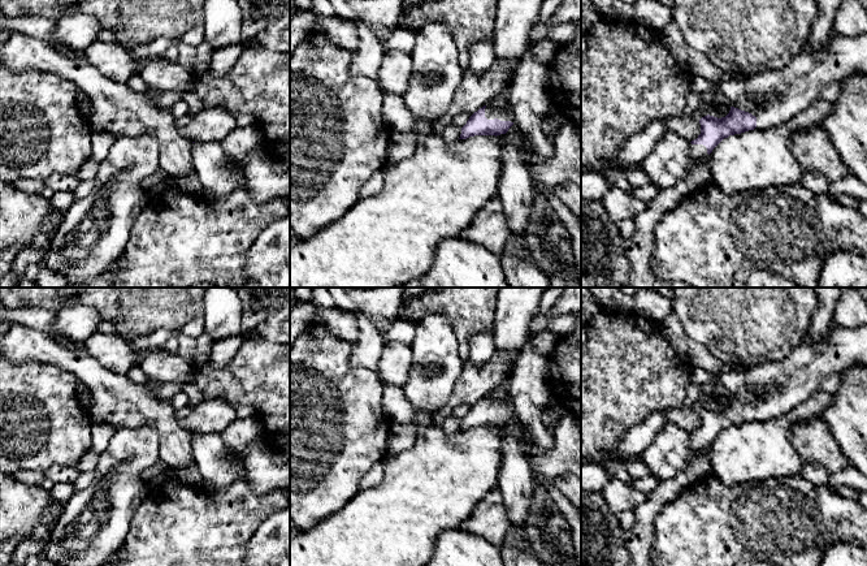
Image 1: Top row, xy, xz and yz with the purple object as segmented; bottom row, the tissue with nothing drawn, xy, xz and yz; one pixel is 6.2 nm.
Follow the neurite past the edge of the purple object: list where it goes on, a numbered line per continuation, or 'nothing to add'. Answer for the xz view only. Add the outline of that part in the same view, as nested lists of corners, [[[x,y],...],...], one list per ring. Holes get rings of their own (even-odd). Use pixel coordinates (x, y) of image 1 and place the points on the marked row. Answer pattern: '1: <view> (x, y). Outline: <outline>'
1: xz (502, 111). Outline: [[[503,100],[500,103],[489,101],[485,108],[485,117],[487,120],[498,118],[500,121],[515,121],[511,104],[507,100]]]

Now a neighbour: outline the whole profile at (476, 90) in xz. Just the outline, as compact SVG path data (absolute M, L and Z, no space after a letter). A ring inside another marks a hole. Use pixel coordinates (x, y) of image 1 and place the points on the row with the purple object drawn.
M495 60L485 73L465 72L455 91L450 108L433 124L434 131L439 133L443 130L452 124L456 116L461 113L473 115L486 105L512 83L515 72L515 69L499 60Z

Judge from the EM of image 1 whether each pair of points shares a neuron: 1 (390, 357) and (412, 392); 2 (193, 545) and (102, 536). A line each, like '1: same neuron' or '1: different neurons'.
1: different neurons
2: different neurons

